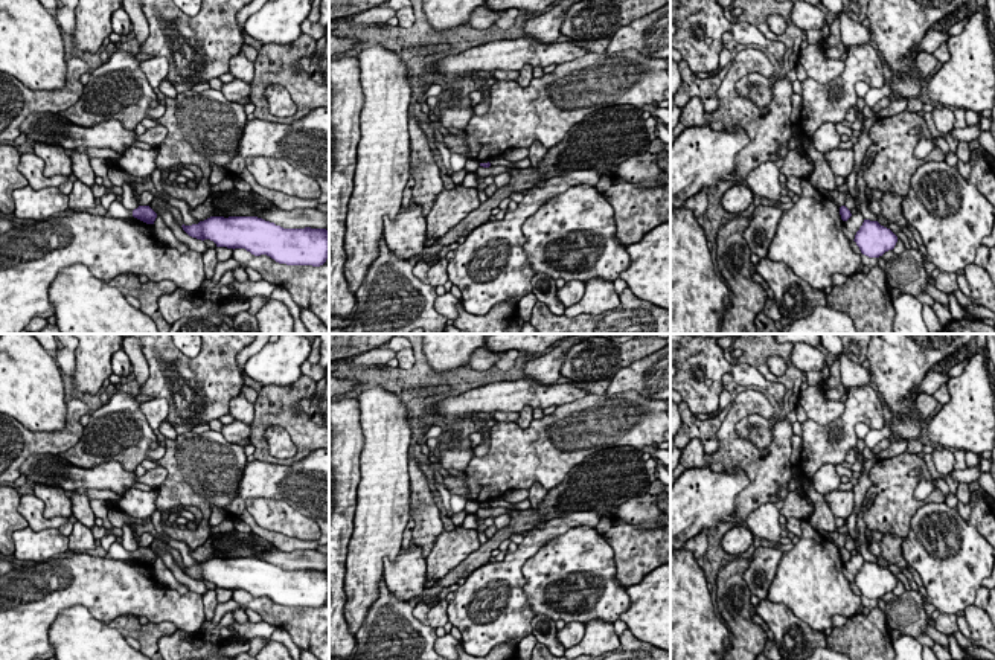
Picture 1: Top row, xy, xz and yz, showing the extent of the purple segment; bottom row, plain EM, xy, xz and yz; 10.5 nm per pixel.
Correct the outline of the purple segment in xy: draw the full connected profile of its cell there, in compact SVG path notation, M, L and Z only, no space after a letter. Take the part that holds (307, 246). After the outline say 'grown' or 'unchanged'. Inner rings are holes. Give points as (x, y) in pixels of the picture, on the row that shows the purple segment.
M210 216L181 227L192 238L210 239L216 247L245 248L254 256L267 255L279 264L320 267L329 258L326 229L283 229L258 216Z; unchanged

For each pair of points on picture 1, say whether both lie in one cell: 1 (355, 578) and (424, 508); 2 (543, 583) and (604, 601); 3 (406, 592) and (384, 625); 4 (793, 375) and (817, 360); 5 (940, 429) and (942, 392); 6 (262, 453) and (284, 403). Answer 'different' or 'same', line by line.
1: different
2: same
3: different
4: different
5: different
6: same

